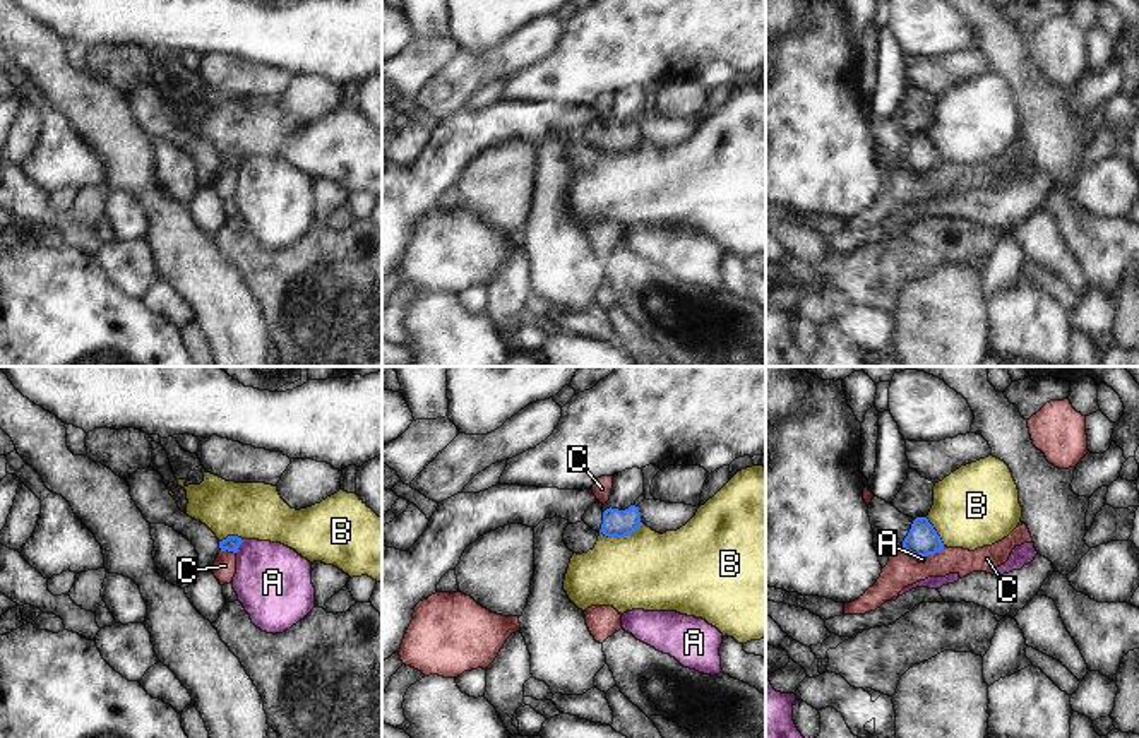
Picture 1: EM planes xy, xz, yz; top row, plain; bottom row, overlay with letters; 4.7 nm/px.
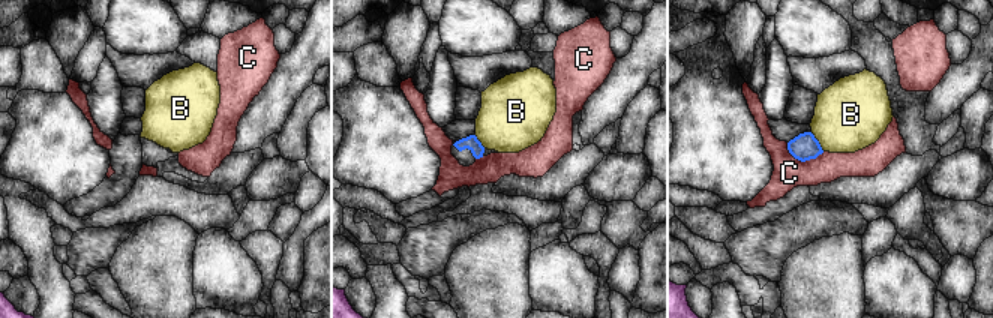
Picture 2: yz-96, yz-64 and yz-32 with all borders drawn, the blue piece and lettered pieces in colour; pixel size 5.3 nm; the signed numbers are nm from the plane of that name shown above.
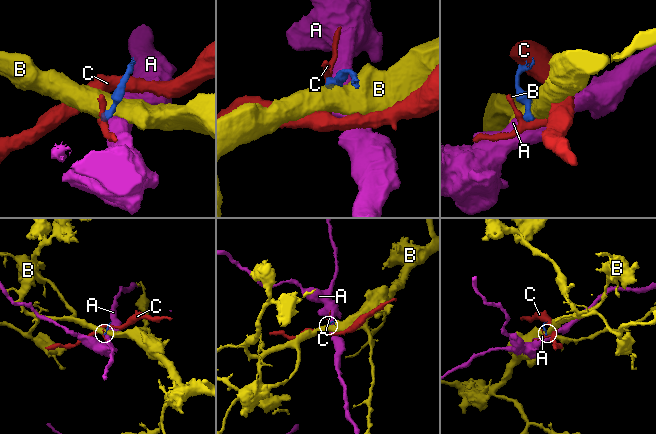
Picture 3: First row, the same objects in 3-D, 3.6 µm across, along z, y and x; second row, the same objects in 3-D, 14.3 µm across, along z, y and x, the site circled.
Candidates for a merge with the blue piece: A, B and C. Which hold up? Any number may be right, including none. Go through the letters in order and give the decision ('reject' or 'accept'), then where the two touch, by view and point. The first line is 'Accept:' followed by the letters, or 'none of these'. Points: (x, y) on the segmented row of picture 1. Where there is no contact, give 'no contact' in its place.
Accept: none of these
A: reject | xy (238, 547)
B: reject | xz (620, 536)
C: reject | yz (908, 552)

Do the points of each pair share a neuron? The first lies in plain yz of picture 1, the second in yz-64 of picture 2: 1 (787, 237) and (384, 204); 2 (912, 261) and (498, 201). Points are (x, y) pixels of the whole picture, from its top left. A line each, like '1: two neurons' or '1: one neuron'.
1: two neurons
2: two neurons

